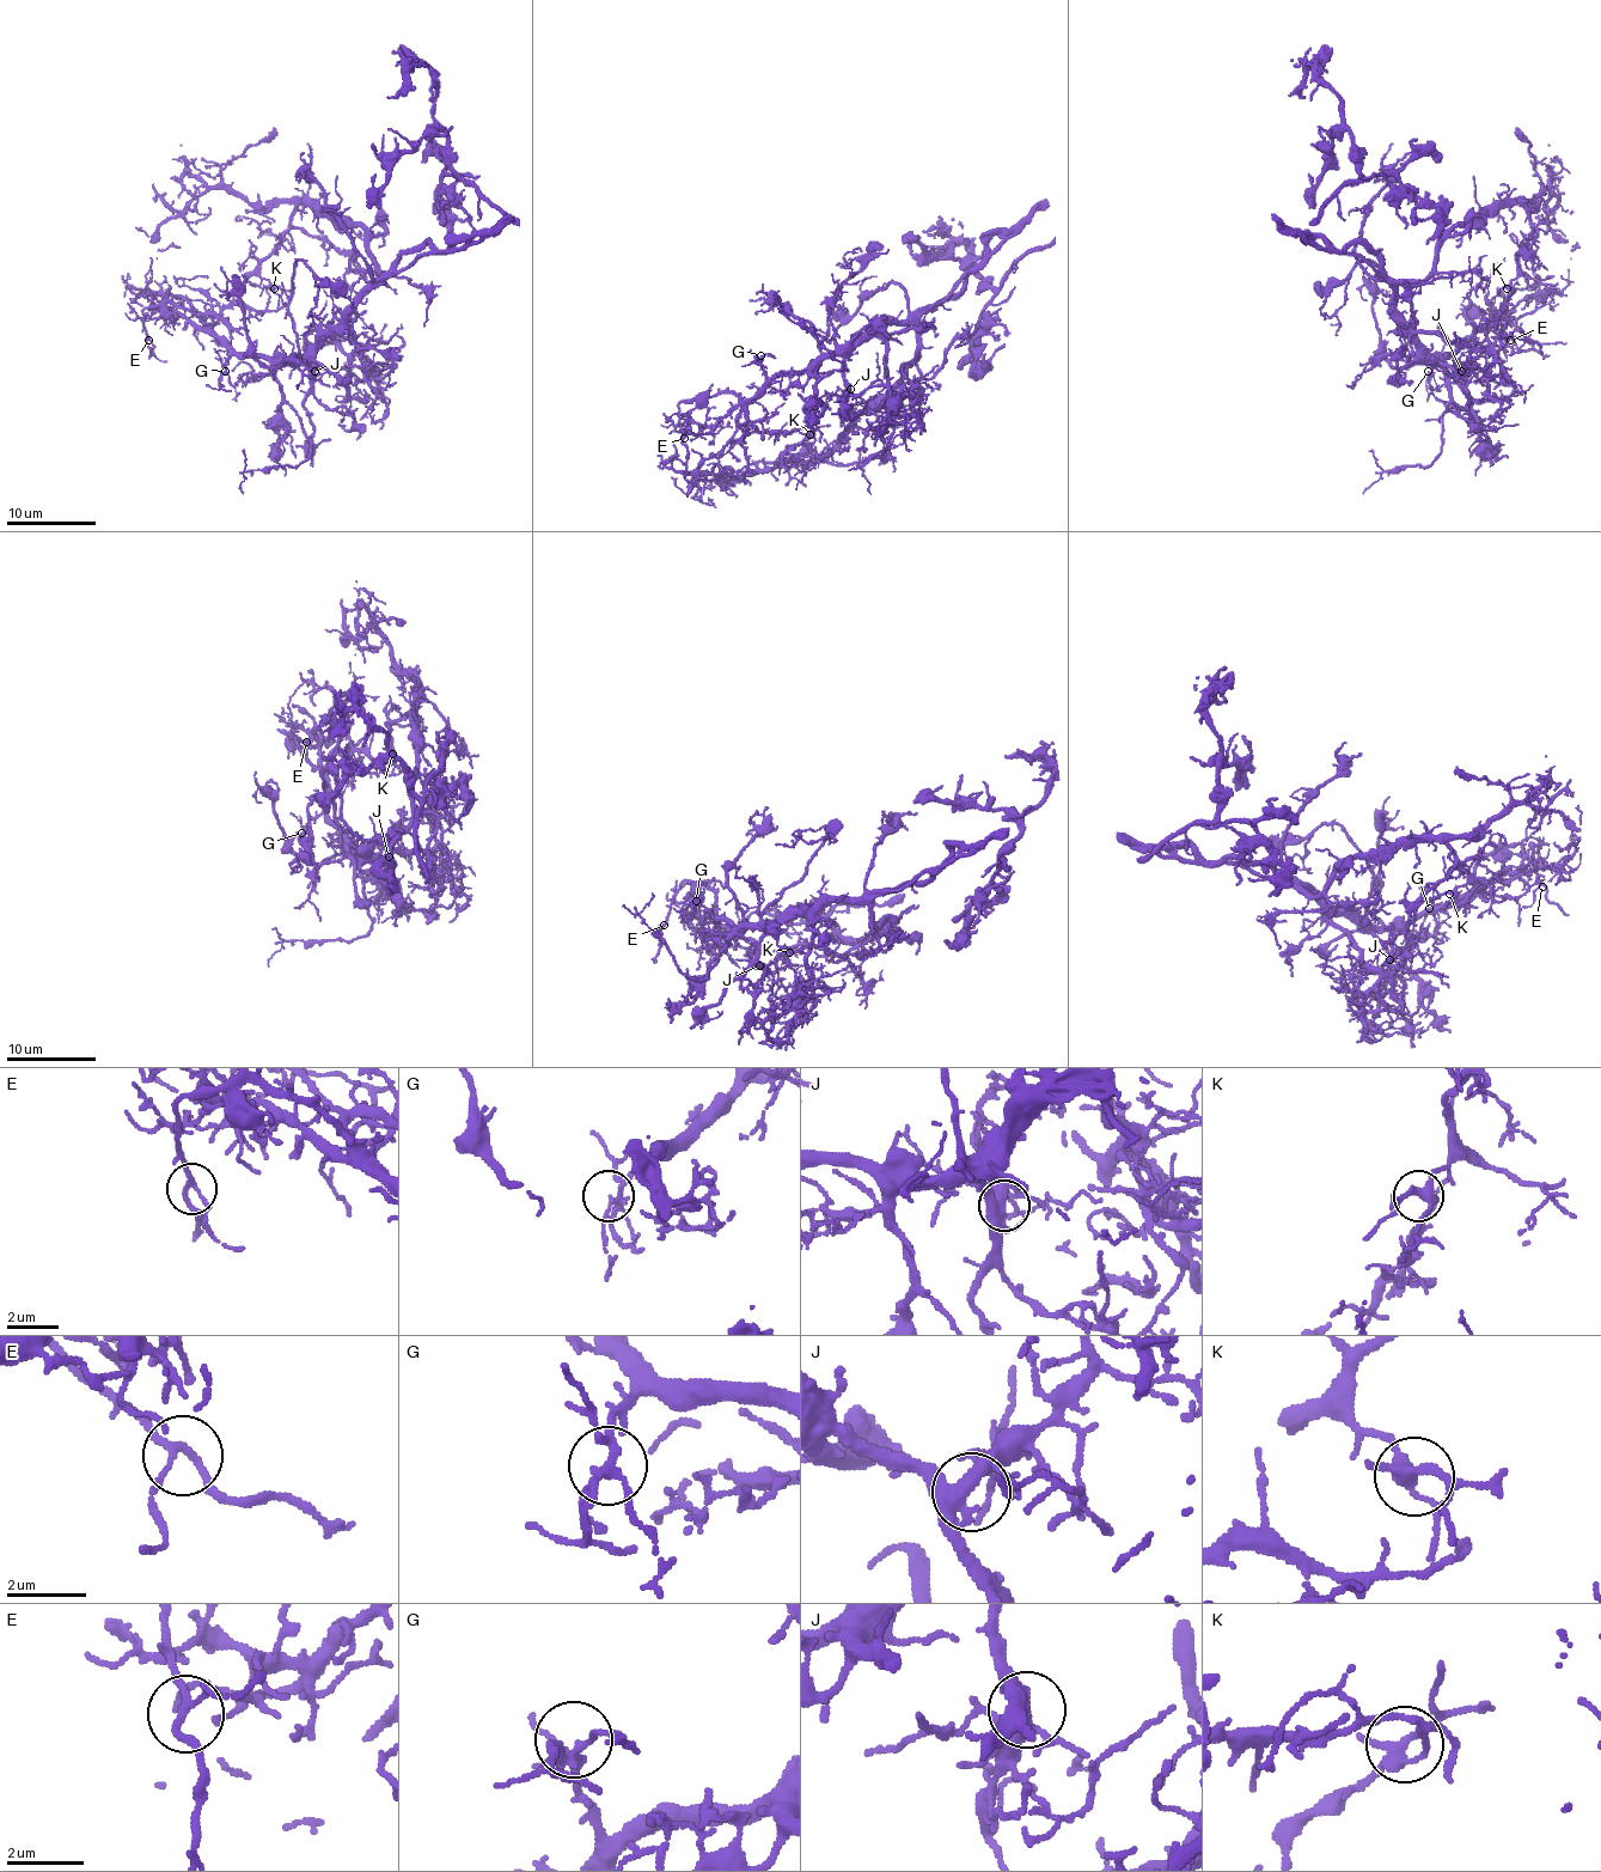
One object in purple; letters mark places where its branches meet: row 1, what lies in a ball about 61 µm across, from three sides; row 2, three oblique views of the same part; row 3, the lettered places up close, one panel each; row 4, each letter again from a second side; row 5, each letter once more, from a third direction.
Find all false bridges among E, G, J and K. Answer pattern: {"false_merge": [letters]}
{"false_merge": []}

